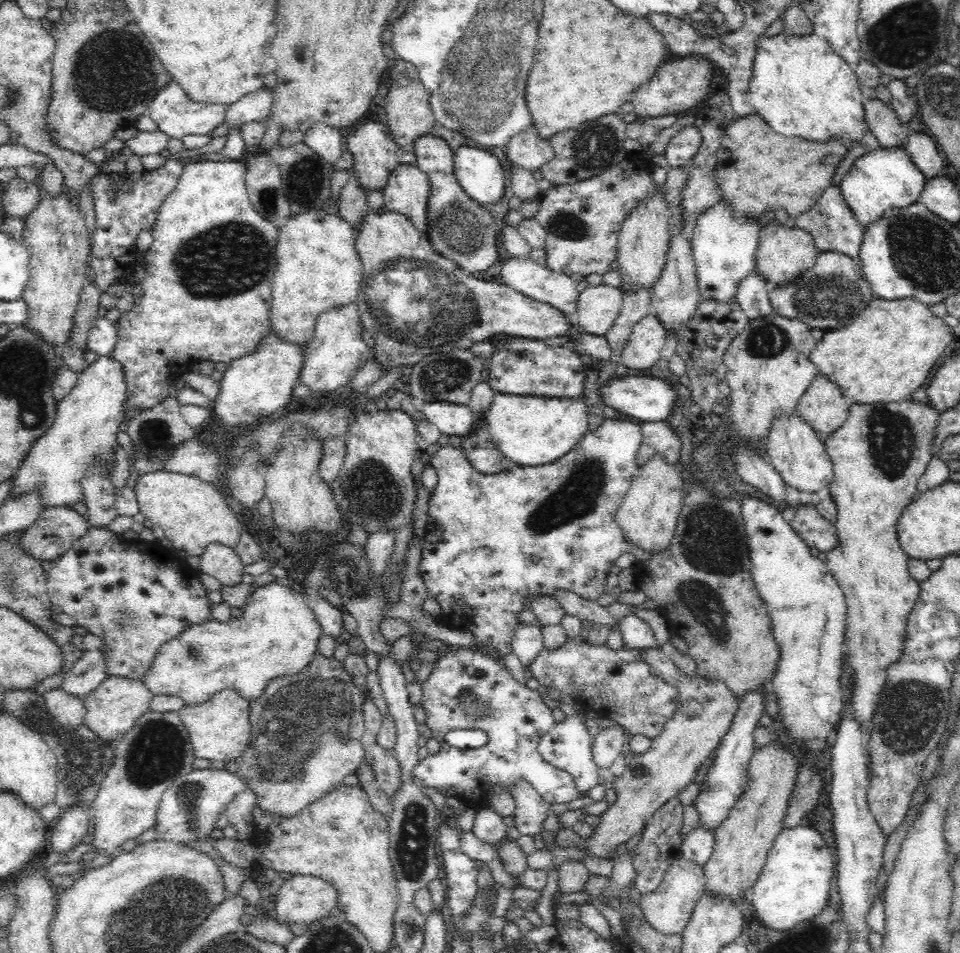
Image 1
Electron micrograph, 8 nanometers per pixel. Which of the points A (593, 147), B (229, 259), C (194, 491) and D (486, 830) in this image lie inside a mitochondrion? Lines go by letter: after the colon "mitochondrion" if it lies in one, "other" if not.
A: mitochondrion
B: mitochondrion
C: other
D: other

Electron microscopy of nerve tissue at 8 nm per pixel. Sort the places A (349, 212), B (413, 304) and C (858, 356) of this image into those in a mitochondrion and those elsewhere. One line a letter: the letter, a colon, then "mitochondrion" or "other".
A: other
B: mitochondrion
C: other

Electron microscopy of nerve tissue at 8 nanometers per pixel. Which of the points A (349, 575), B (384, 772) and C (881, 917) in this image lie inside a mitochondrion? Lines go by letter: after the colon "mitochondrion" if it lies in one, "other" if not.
A: mitochondrion
B: other
C: other

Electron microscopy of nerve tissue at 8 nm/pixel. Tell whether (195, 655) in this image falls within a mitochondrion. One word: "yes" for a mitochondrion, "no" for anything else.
yes

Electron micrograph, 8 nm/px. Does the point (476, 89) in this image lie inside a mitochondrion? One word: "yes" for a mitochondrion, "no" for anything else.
yes

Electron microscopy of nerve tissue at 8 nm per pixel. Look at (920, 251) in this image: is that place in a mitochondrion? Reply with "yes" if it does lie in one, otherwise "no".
yes

